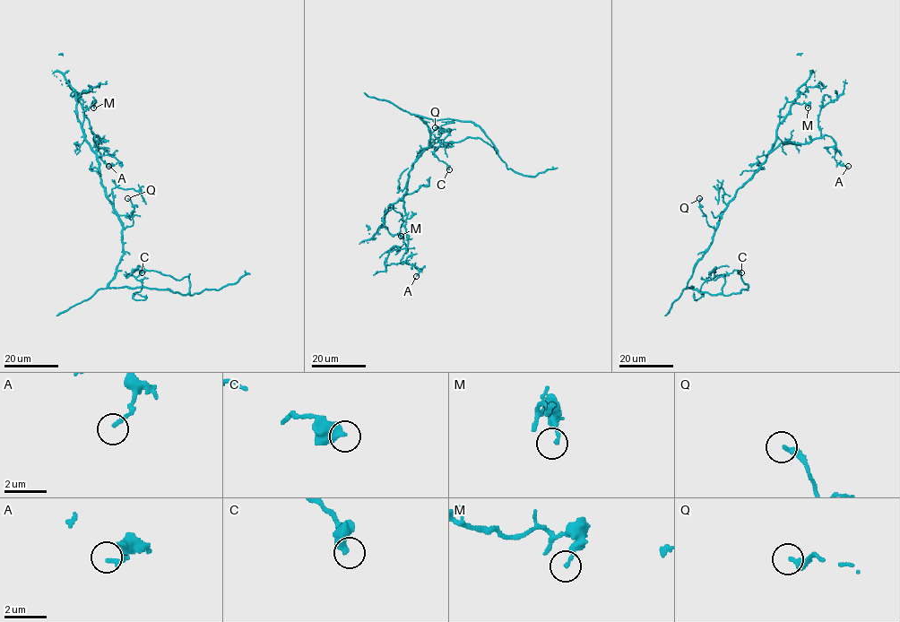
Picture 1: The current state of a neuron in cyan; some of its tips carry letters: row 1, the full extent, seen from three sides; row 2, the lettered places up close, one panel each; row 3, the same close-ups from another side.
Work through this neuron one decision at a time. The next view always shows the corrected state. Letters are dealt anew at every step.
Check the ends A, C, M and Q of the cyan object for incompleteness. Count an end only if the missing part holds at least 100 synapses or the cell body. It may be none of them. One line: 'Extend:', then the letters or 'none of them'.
Extend: none of them

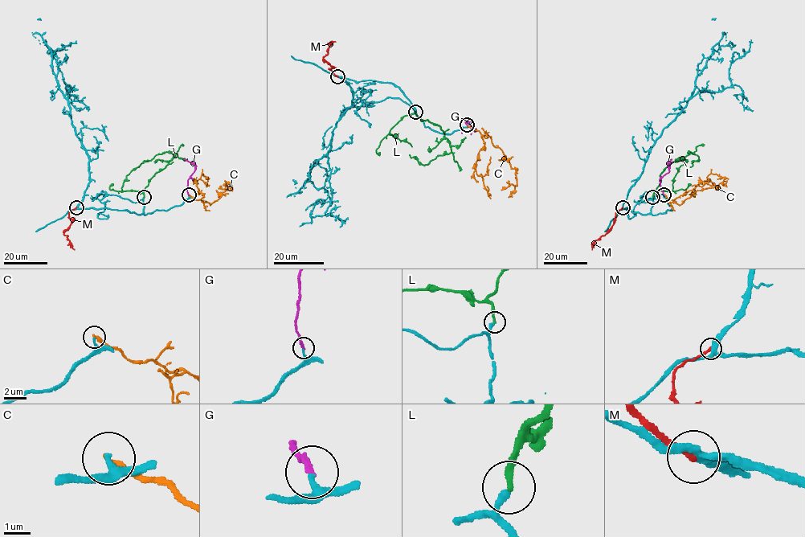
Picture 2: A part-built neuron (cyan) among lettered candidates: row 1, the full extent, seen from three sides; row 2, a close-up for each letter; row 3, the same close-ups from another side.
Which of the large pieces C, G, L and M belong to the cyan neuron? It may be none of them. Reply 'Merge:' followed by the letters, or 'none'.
Merge: G, L

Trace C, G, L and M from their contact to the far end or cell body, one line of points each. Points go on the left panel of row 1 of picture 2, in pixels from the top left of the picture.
C: (189, 194), (211, 204), (221, 196), (221, 192), (231, 187), (222, 189), (221, 186)
G: (189, 194), (187, 180), (194, 171), (195, 166), (184, 159)
L: (144, 197), (143, 192), (149, 180), (163, 170), (174, 155), (164, 152), (157, 154), (138, 167)
M: (76, 207), (68, 212), (71, 223), (63, 233), (74, 250)

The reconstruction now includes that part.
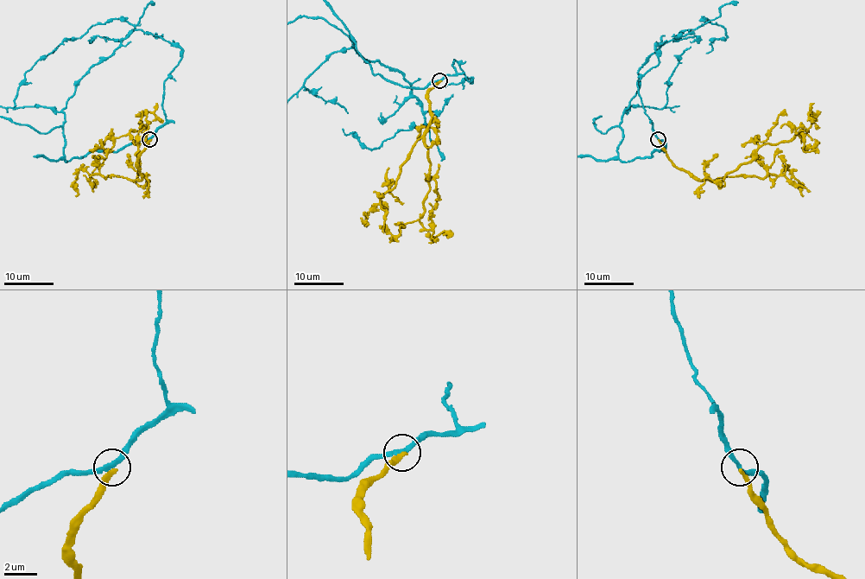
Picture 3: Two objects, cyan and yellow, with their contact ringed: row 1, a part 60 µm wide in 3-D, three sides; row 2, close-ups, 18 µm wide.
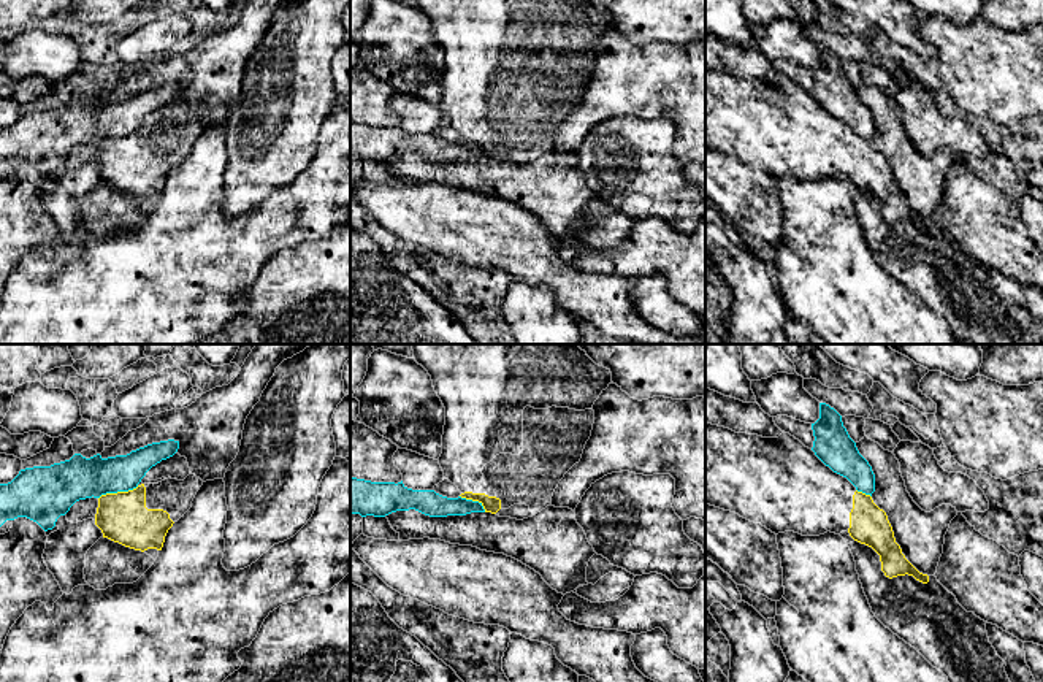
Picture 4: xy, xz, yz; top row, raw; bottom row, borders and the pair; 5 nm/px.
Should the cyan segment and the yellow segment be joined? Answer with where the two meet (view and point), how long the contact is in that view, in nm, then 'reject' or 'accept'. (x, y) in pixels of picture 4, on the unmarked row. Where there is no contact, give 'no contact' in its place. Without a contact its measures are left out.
contact xy (118, 135); length 220 nm; reject

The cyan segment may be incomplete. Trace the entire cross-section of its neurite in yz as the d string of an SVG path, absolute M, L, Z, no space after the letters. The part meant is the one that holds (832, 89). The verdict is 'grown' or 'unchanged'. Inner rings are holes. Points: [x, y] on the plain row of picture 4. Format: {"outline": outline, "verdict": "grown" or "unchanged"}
{"outline": "M820 48L820 63L812 68L815 100L834 117L846 122L858 136L875 136L875 119L859 98L856 87L843 71L842 60L826 48Z", "verdict": "unchanged"}

